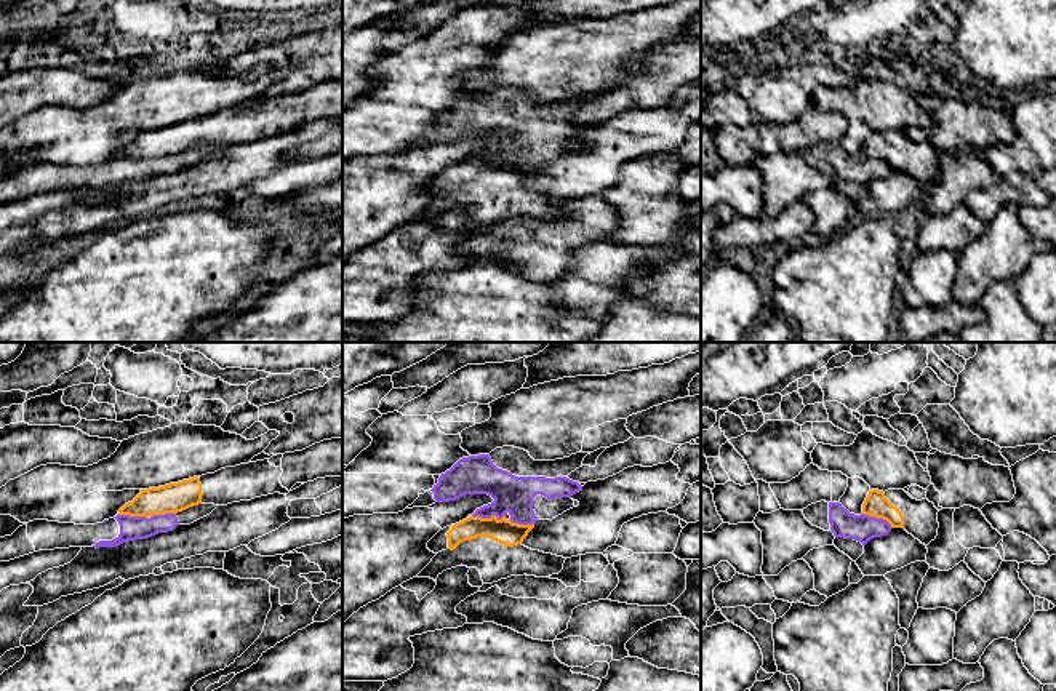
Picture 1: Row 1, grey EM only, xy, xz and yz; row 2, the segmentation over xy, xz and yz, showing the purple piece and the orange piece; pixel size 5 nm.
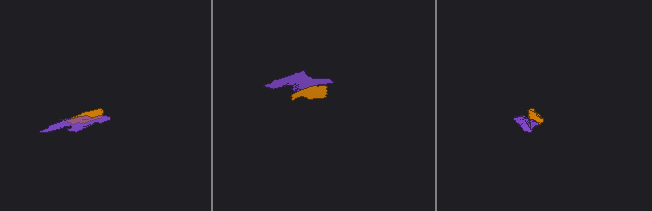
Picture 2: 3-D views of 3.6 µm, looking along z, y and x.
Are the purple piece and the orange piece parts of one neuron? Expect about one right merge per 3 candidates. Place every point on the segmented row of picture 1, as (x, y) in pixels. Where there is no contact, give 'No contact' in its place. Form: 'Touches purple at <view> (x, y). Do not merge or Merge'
Touches purple at xz (488, 517). Do not merge

